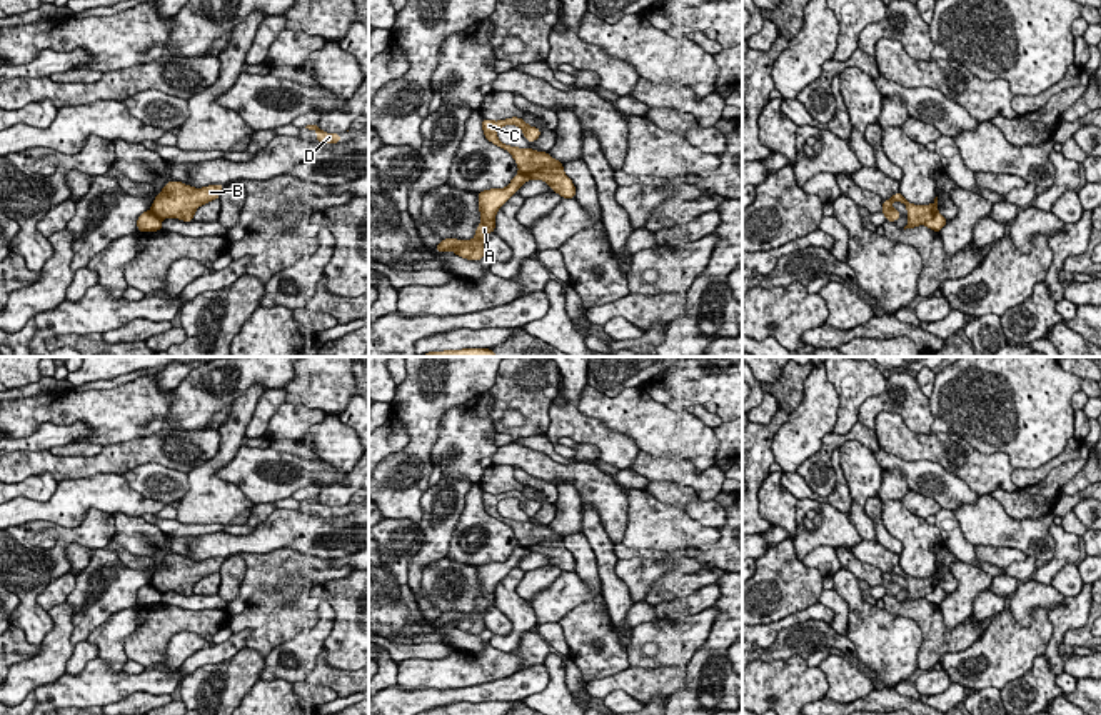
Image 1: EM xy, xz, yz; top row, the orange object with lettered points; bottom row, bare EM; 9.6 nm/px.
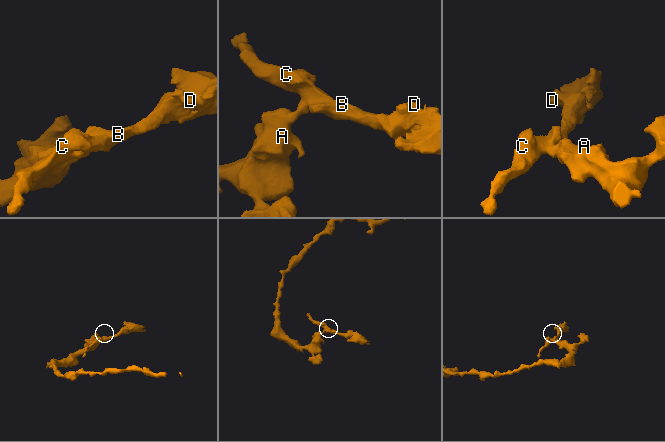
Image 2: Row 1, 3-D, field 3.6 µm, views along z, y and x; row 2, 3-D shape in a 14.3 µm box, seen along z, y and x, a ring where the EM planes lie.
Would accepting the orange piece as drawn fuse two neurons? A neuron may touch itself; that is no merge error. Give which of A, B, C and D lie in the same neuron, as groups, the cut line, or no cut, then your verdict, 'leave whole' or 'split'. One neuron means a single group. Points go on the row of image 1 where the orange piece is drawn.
A / B C D | yz (936, 210), (925, 224) | split

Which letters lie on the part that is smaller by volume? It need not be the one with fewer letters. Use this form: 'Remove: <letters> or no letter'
Remove: B, C, D

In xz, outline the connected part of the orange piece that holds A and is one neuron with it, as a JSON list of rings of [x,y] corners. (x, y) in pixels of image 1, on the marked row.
[[[519,170],[519,173],[510,180],[505,188],[490,188],[484,192],[477,192],[479,197],[479,213],[482,215],[482,222],[477,225],[475,237],[472,240],[457,240],[457,238],[445,238],[439,242],[435,247],[437,252],[452,250],[457,257],[467,260],[480,260],[485,257],[484,252],[484,238],[495,232],[495,213],[497,210],[507,203],[507,200],[517,193],[517,190],[532,180],[530,175],[525,175]]]

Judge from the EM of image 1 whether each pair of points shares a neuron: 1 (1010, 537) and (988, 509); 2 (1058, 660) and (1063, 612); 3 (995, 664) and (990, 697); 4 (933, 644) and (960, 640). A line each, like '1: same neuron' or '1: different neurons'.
1: same neuron
2: same neuron
3: different neurons
4: same neuron

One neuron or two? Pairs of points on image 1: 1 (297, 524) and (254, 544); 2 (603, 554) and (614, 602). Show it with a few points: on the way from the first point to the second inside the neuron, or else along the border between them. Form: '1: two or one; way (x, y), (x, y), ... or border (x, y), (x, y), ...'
1: one; way (287, 529), (264, 537)
2: one; way (606, 565), (606, 574), (614, 590)

